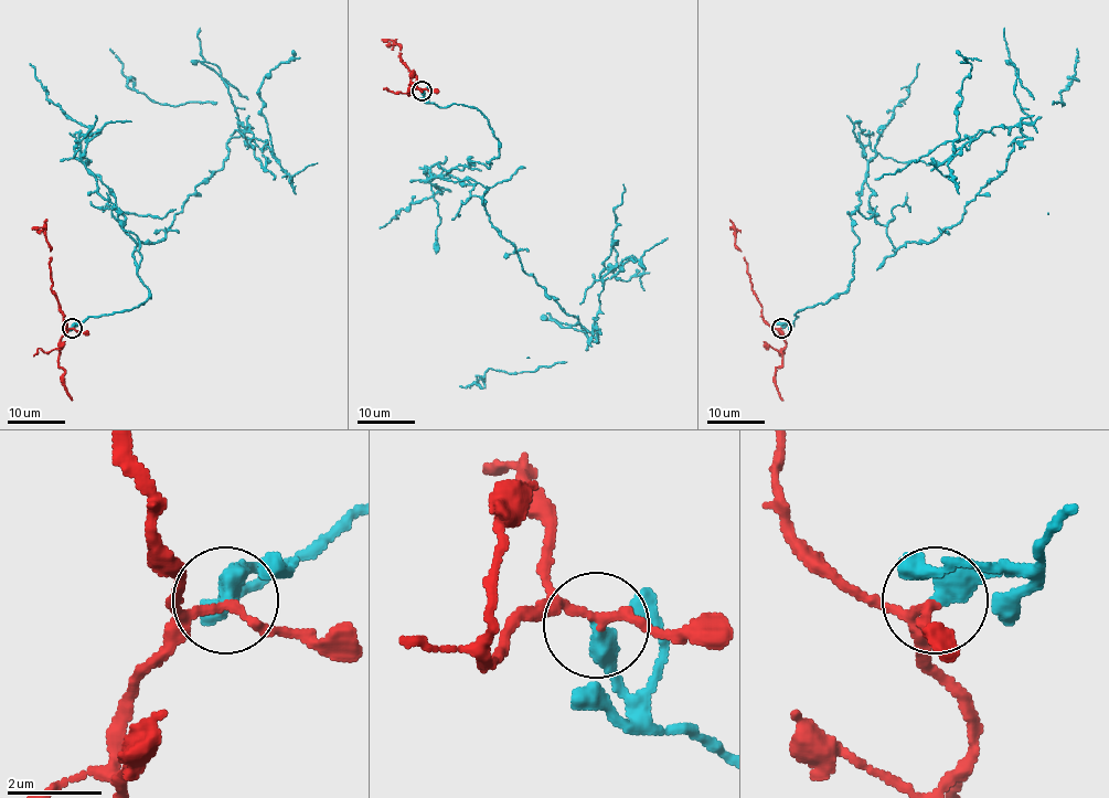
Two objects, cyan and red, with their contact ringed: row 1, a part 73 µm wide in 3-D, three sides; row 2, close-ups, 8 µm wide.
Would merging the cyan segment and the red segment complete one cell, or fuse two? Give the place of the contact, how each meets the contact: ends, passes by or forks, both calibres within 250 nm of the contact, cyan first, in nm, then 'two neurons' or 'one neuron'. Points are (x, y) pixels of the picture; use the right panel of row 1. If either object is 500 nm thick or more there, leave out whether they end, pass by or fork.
at (781, 328); cyan ends there; red passes by; 480 nm thick on the cyan side, 180 nm on the other; two neurons

